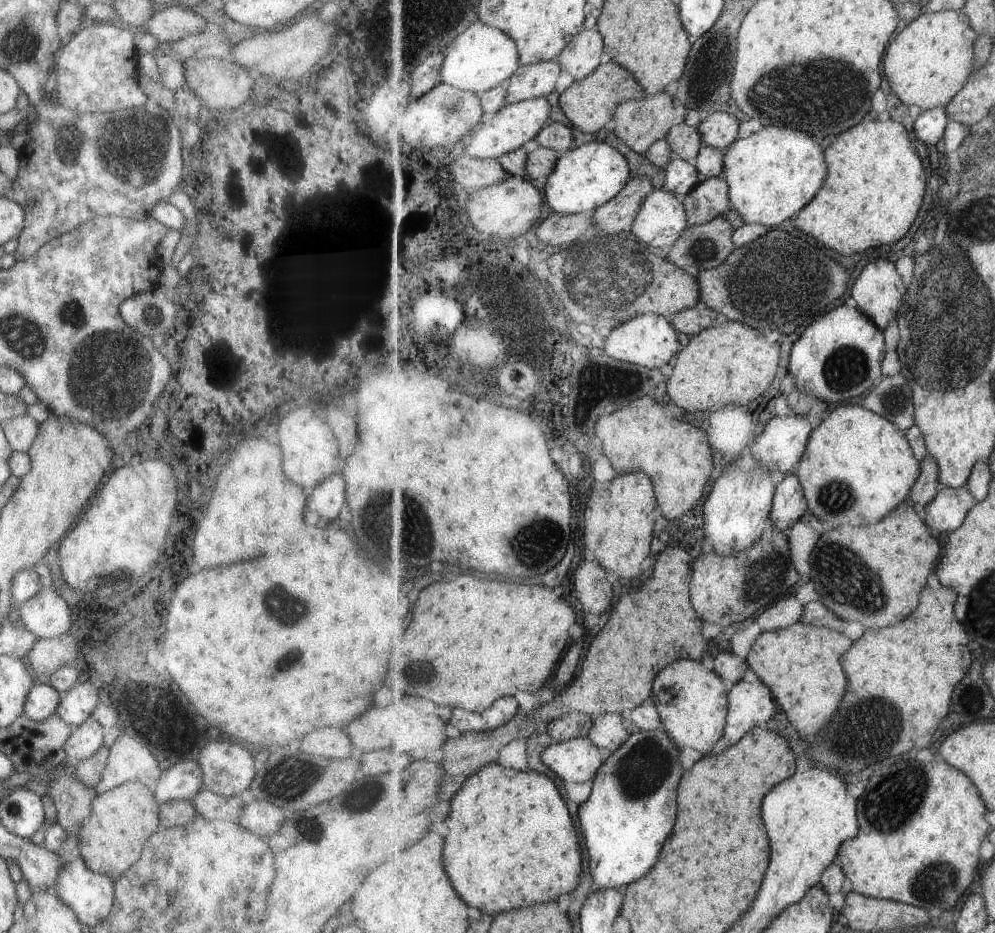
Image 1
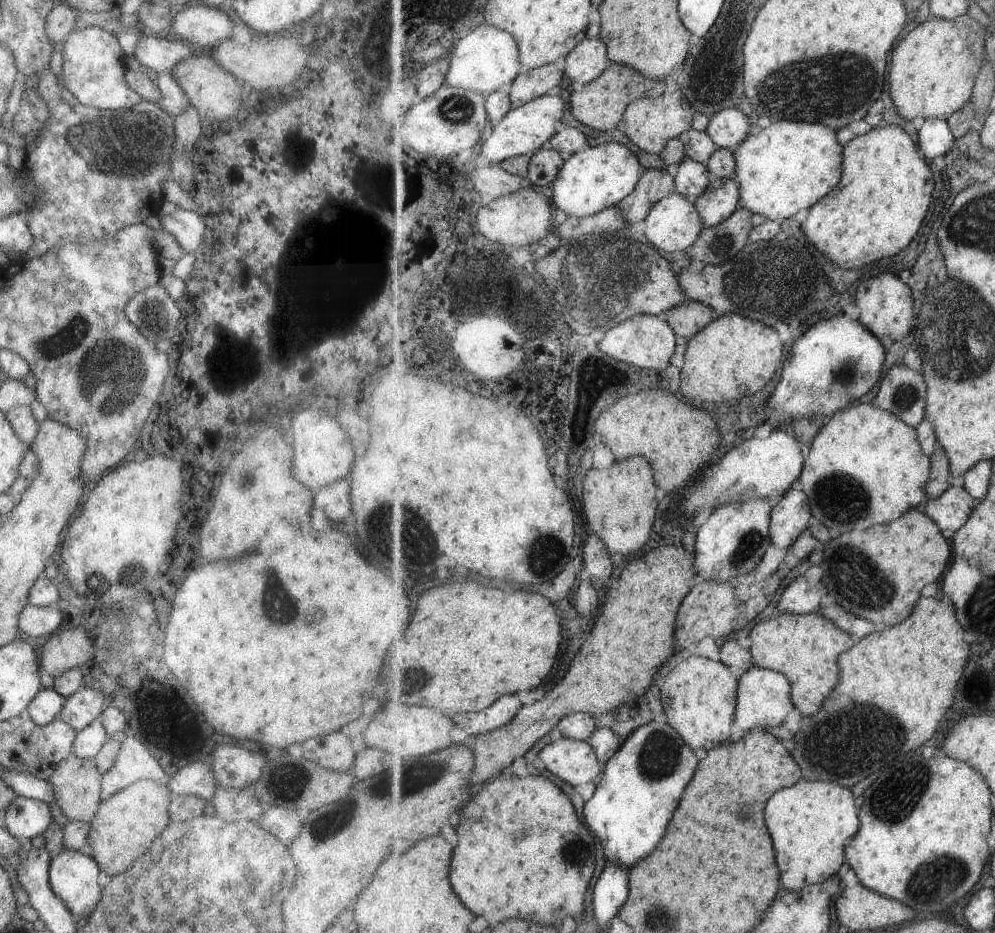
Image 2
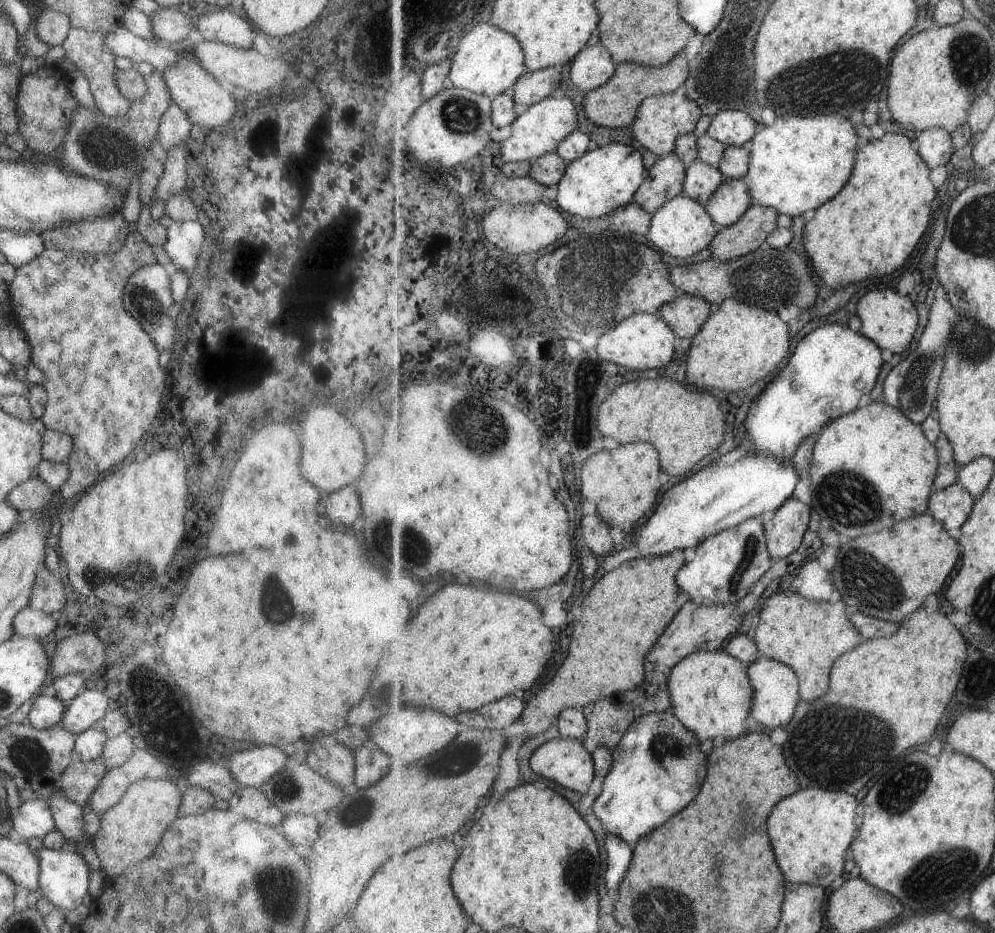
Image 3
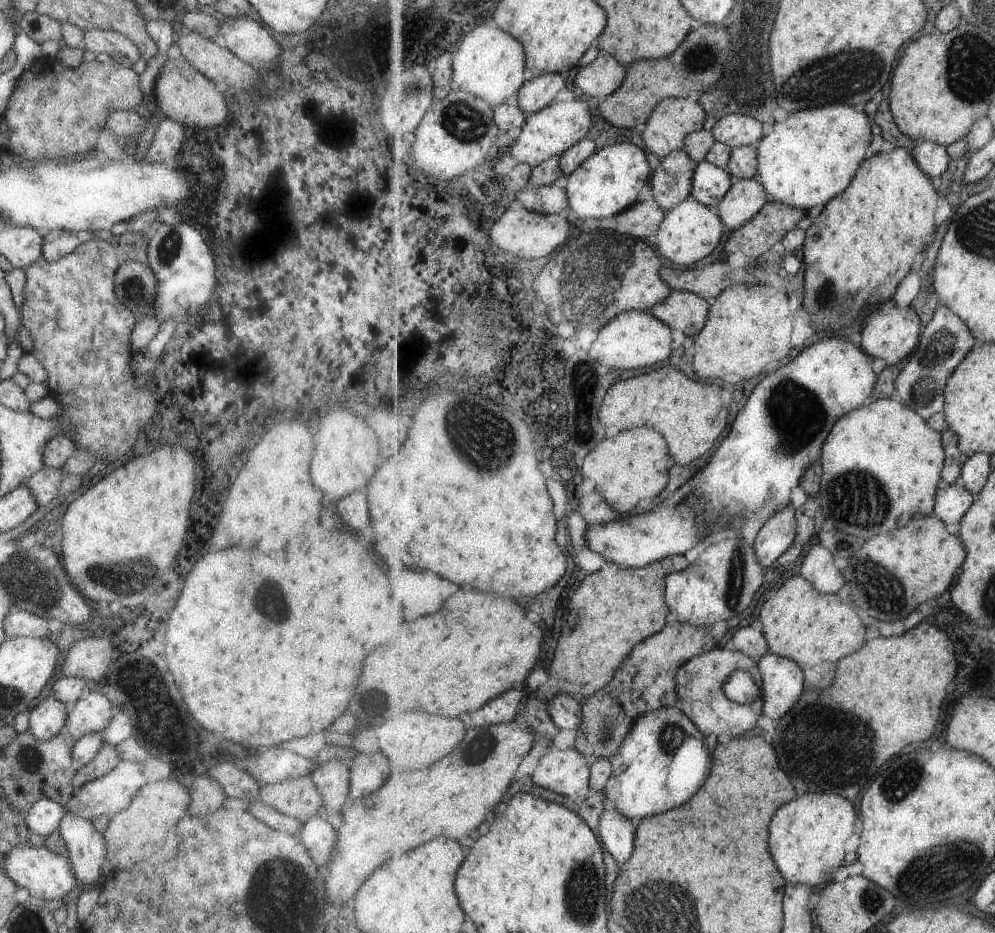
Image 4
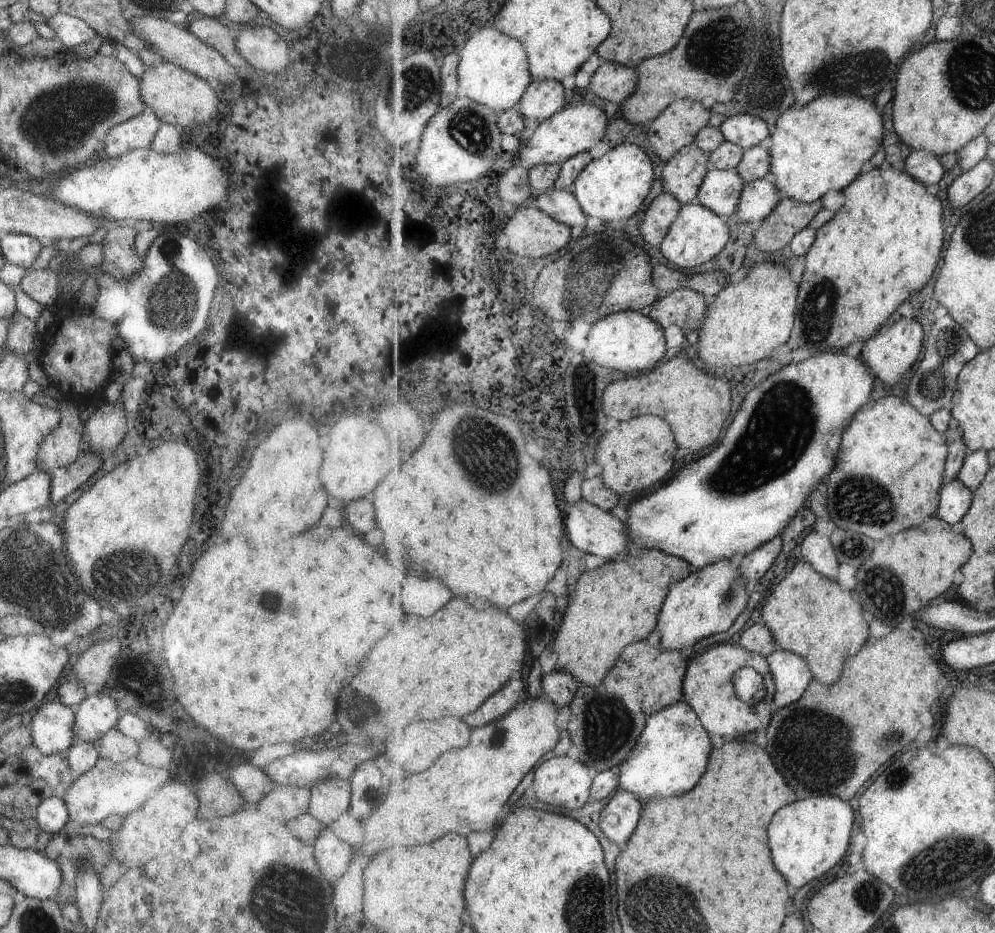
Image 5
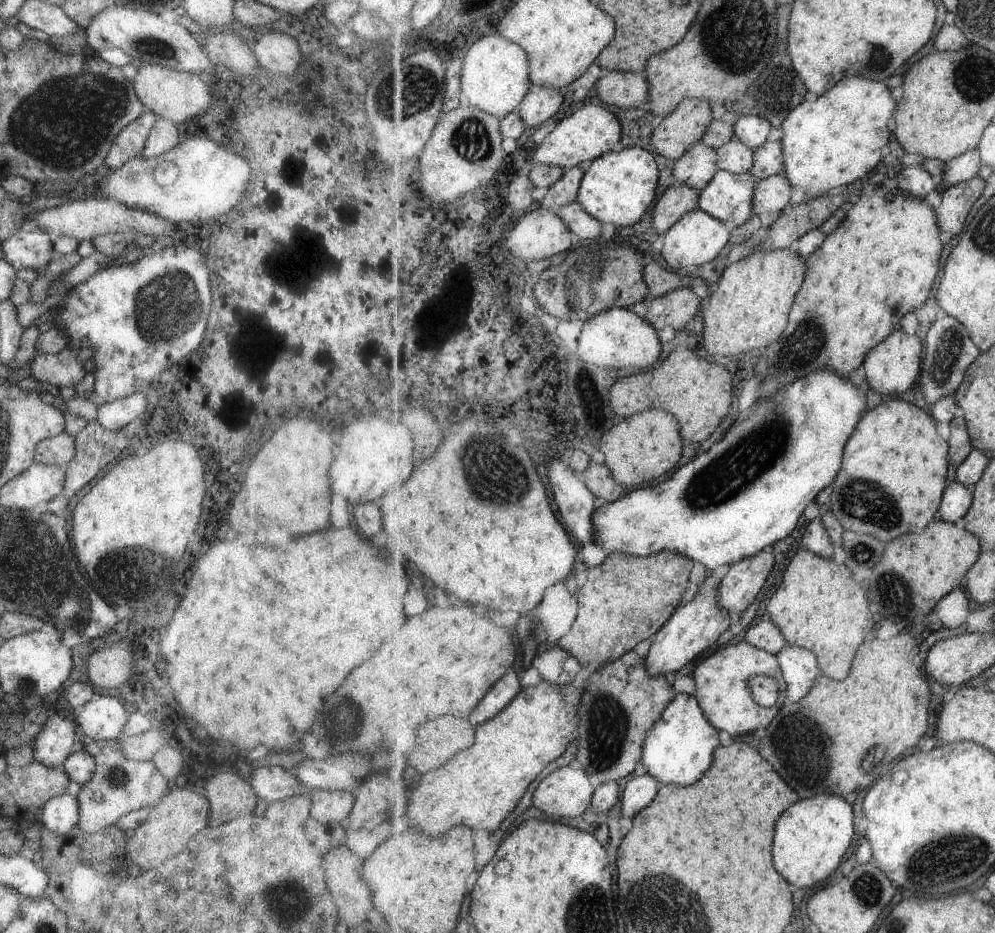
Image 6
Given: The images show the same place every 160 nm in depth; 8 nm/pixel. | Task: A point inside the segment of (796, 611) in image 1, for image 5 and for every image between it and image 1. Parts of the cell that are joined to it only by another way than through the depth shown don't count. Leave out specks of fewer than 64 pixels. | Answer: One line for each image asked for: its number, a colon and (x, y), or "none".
2: (801, 597)
3: (812, 580)
4: (818, 566)
5: (819, 550)

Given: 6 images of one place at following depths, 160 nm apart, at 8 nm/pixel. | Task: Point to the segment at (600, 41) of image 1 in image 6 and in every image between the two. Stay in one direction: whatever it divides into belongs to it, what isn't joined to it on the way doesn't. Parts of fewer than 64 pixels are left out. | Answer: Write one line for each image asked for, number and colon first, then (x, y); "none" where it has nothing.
2: (587, 62)
3: (593, 67)
4: (604, 76)
5: (614, 82)
6: (625, 89)

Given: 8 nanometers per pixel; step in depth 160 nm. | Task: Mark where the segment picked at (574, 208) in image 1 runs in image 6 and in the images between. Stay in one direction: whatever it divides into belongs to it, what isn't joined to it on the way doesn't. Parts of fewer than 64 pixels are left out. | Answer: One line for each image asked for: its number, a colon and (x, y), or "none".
2: (598, 178)
3: (607, 178)
4: (611, 181)
5: (615, 186)
6: (618, 188)

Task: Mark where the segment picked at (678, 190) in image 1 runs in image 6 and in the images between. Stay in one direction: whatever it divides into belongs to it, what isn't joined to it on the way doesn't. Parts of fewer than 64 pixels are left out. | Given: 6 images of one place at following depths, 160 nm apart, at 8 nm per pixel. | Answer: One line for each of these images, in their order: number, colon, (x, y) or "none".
2: (691, 178)
3: (702, 180)
4: (711, 183)
5: (721, 191)
6: (730, 198)

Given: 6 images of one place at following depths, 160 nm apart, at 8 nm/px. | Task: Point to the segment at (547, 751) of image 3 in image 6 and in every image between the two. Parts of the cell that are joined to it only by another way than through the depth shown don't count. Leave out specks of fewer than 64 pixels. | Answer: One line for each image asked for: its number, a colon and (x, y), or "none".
4: (567, 772)
5: (559, 780)
6: (567, 792)

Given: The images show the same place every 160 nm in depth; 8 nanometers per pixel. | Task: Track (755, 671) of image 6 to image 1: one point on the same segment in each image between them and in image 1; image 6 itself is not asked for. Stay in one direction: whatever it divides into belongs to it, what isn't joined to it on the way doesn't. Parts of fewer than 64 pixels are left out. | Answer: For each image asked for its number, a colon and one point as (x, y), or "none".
1: (693, 701)
2: (700, 695)
3: (712, 693)
4: (701, 681)
5: (709, 687)

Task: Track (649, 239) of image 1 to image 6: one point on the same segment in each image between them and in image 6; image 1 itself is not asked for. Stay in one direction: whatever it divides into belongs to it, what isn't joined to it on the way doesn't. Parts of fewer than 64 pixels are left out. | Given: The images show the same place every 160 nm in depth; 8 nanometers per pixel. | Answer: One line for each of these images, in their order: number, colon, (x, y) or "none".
2: (674, 224)
3: (683, 227)
4: (690, 232)
5: (699, 234)
6: (697, 239)

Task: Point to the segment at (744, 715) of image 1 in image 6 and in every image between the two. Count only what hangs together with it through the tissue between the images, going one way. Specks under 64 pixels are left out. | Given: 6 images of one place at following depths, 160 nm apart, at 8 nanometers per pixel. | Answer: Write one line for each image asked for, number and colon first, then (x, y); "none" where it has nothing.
2: (765, 696)
3: (777, 685)
4: (783, 680)
5: (793, 675)
6: (800, 667)

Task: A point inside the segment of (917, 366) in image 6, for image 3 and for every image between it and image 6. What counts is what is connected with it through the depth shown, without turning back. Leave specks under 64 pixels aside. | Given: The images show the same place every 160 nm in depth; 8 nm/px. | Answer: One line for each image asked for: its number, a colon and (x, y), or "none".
3: (890, 320)
4: (892, 333)
5: (891, 354)

